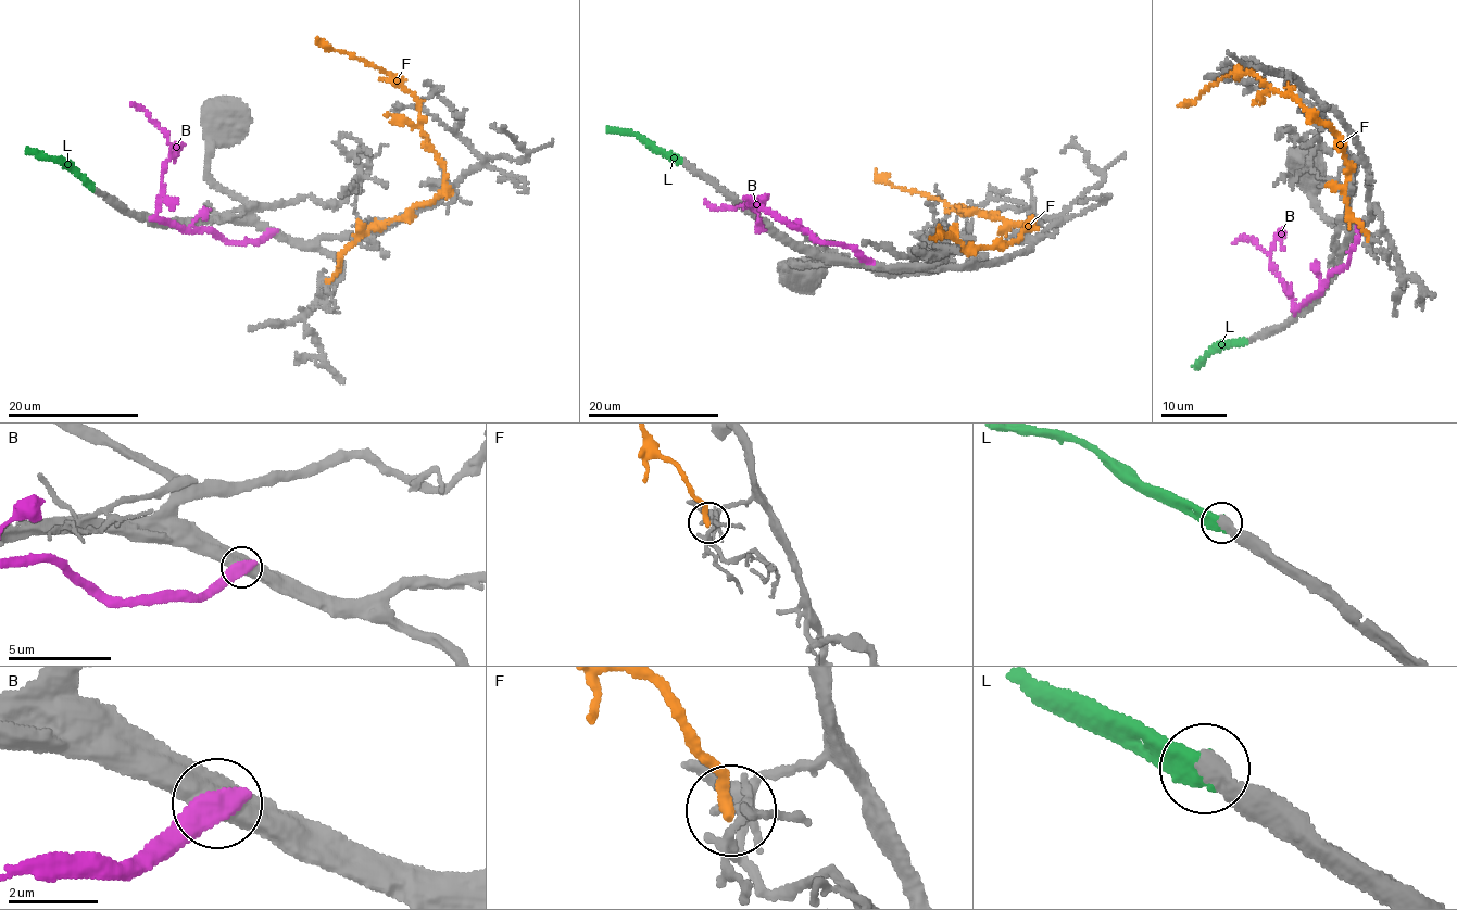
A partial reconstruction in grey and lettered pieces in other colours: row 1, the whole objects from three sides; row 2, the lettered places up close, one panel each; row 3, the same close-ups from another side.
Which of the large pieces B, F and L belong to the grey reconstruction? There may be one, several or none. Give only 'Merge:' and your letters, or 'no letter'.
Merge: L

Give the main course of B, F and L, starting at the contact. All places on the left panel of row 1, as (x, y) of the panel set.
B: (271, 232), (254, 241), (222, 240), (210, 231), (186, 230), (159, 217), (171, 149), (164, 133), (132, 104)
F: (326, 281), (349, 244), (436, 197), (444, 168), (422, 129), (421, 109), (401, 84), (316, 38)
L: (92, 188), (59, 162), (32, 155), (26, 147)

